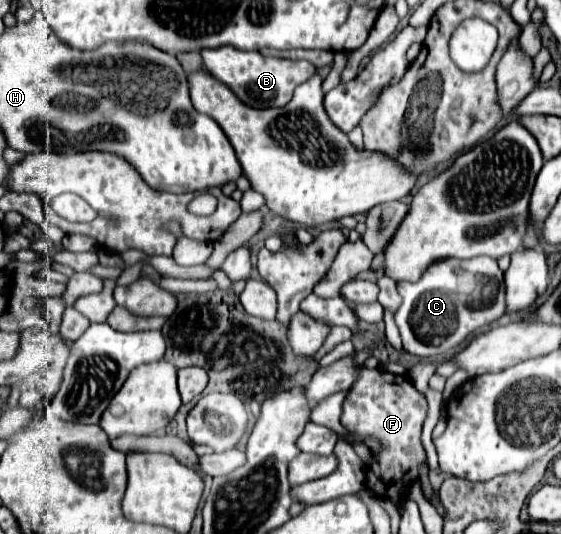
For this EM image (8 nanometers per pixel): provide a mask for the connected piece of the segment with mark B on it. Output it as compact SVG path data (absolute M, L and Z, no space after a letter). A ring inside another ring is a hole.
M220 46L212 50L202 50L204 68L222 84L226 84L244 104L252 108L276 108L292 100L292 92L298 84L306 82L316 74L316 66L306 60L280 60L262 56L260 52L244 52L234 46ZM246 86L246 88L242 88Z

